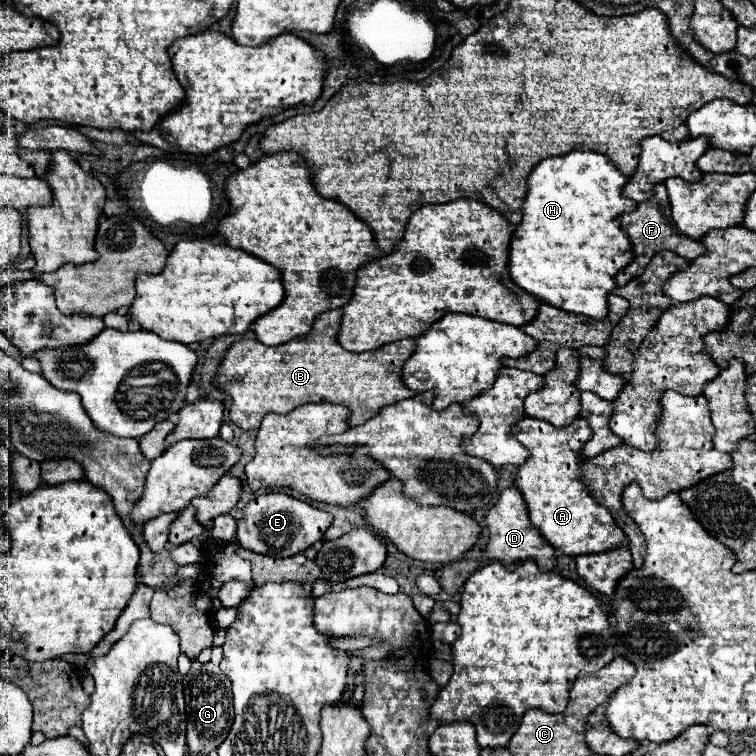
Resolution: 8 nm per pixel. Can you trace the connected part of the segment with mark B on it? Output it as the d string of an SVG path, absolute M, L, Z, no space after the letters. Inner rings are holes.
M331 310L317 316L313 330L307 336L293 338L281 346L265 346L259 340L235 342L225 360L219 366L219 388L233 396L233 408L229 410L231 420L243 430L259 430L265 414L287 414L309 402L333 402L347 404L351 408L351 426L365 424L377 416L385 406L407 400L417 392L403 384L403 364L415 352L415 340L405 338L371 352L355 354L339 346L337 332L341 326L343 310ZM235 366L235 380L233 378Z

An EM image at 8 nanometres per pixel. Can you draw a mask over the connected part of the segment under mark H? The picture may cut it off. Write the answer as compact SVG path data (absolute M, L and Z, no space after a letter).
M593 150L547 158L535 166L527 182L523 222L517 226L509 250L509 272L513 282L545 304L603 320L609 314L607 296L617 288L615 276L633 260L631 240L617 218L637 208L635 200L623 196L623 186L627 182L629 176L621 174L607 156Z

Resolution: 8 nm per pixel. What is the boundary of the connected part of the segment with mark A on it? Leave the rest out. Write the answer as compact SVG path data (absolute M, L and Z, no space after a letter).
M523 418L515 426L515 436L531 452L529 460L517 468L515 486L527 502L533 526L547 538L547 542L551 542L551 546L569 556L599 554L629 546L625 532L615 524L611 512L597 504L581 480L581 464L585 462L581 448L593 436L591 426L583 418L577 418L571 428L555 428L545 420Z

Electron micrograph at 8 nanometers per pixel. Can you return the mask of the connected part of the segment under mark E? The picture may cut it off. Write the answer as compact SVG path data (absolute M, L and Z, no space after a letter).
M265 494L251 500L245 508L243 518L237 522L237 540L245 550L289 558L295 556L315 542L319 542L325 530L331 526L333 516L325 510L319 510L307 502L301 502L287 494Z

